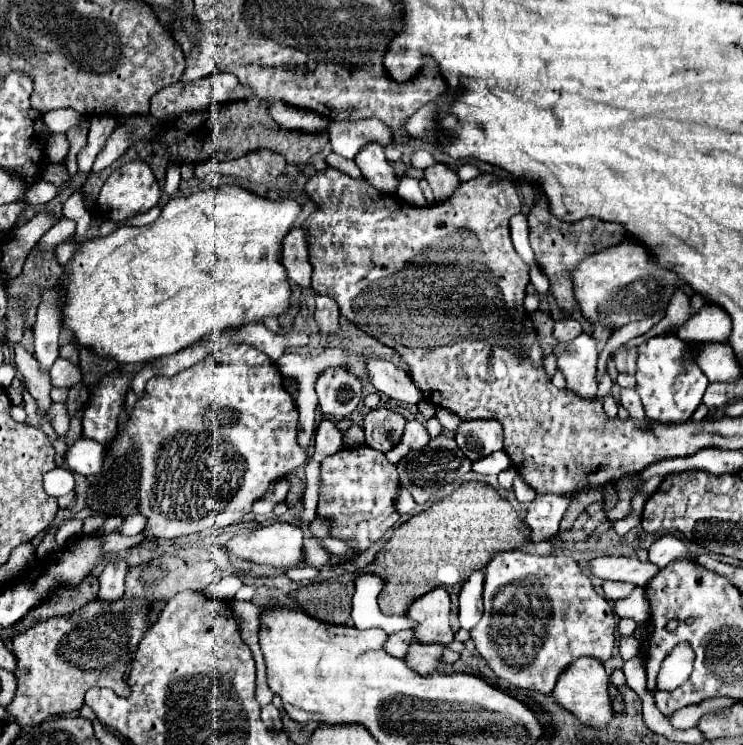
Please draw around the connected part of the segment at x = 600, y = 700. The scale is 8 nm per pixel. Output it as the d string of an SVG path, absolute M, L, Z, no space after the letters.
M577 659L575 663L571 663L571 667L567 667L567 671L563 671L551 697L565 711L573 713L581 725L601 729L613 719L613 709L611 709L607 687L609 687L609 675L605 673L605 667L597 659Z

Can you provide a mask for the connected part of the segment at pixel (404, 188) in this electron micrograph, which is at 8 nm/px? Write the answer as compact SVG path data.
M401 177L399 183L399 193L397 193L403 201L413 203L413 205L423 205L423 191L419 187L417 179L409 179L409 177Z

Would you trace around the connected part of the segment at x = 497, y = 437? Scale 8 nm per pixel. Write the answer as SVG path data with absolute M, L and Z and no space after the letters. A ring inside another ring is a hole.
M461 421L455 431L459 449L471 461L479 461L503 449L503 427L499 421Z

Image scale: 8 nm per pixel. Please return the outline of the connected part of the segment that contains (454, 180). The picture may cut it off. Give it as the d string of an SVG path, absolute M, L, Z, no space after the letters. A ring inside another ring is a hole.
M443 163L427 167L425 169L425 181L431 185L437 201L447 201L453 195L453 191L459 187L457 173Z

